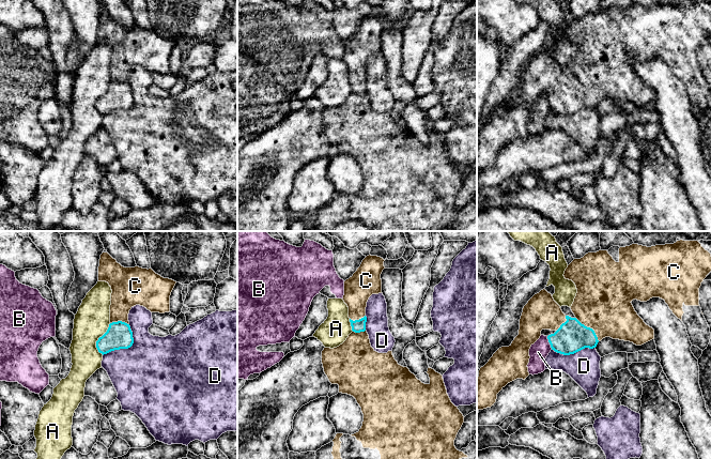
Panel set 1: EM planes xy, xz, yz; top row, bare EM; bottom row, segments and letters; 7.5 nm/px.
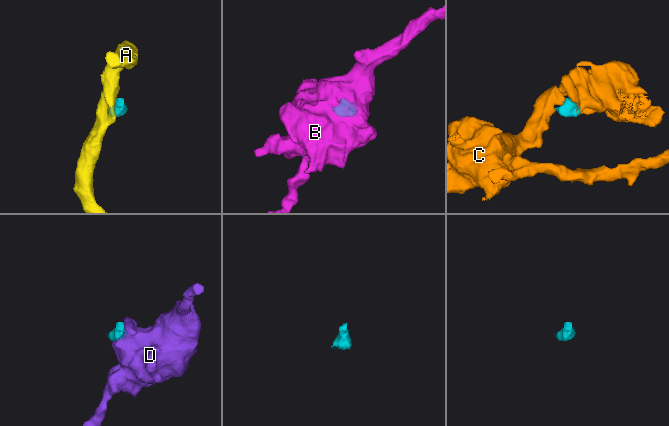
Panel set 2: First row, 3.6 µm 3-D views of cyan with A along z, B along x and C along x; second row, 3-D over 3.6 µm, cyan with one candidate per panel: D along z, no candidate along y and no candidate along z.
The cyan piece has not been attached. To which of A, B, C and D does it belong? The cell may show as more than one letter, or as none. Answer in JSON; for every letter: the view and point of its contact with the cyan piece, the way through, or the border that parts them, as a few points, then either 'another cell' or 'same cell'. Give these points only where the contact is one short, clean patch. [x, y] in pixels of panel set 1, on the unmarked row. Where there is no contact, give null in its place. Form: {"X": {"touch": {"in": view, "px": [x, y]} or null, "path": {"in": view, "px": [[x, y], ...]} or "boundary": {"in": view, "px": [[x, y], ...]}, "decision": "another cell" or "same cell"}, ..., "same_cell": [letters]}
{"A": {"touch": {"in": "xy", "px": [98, 100]}, "boundary": {"in": "xy", "px": [[110, 83], [96, 102], [96, 109], [102, 115]]}, "decision": "another cell"}, "B": {"touch": {"in": "yz", "px": [550, 103]}, "boundary": {"in": "yz", "px": [[546, 96], [552, 109]]}, "decision": "another cell"}, "C": {"touch": {"in": "yz", "px": [589, 88]}, "decision": "same cell"}, "D": {"touch": {"in": "xy", "px": [127, 108]}, "decision": "another cell"}, "same_cell": ["C"]}

